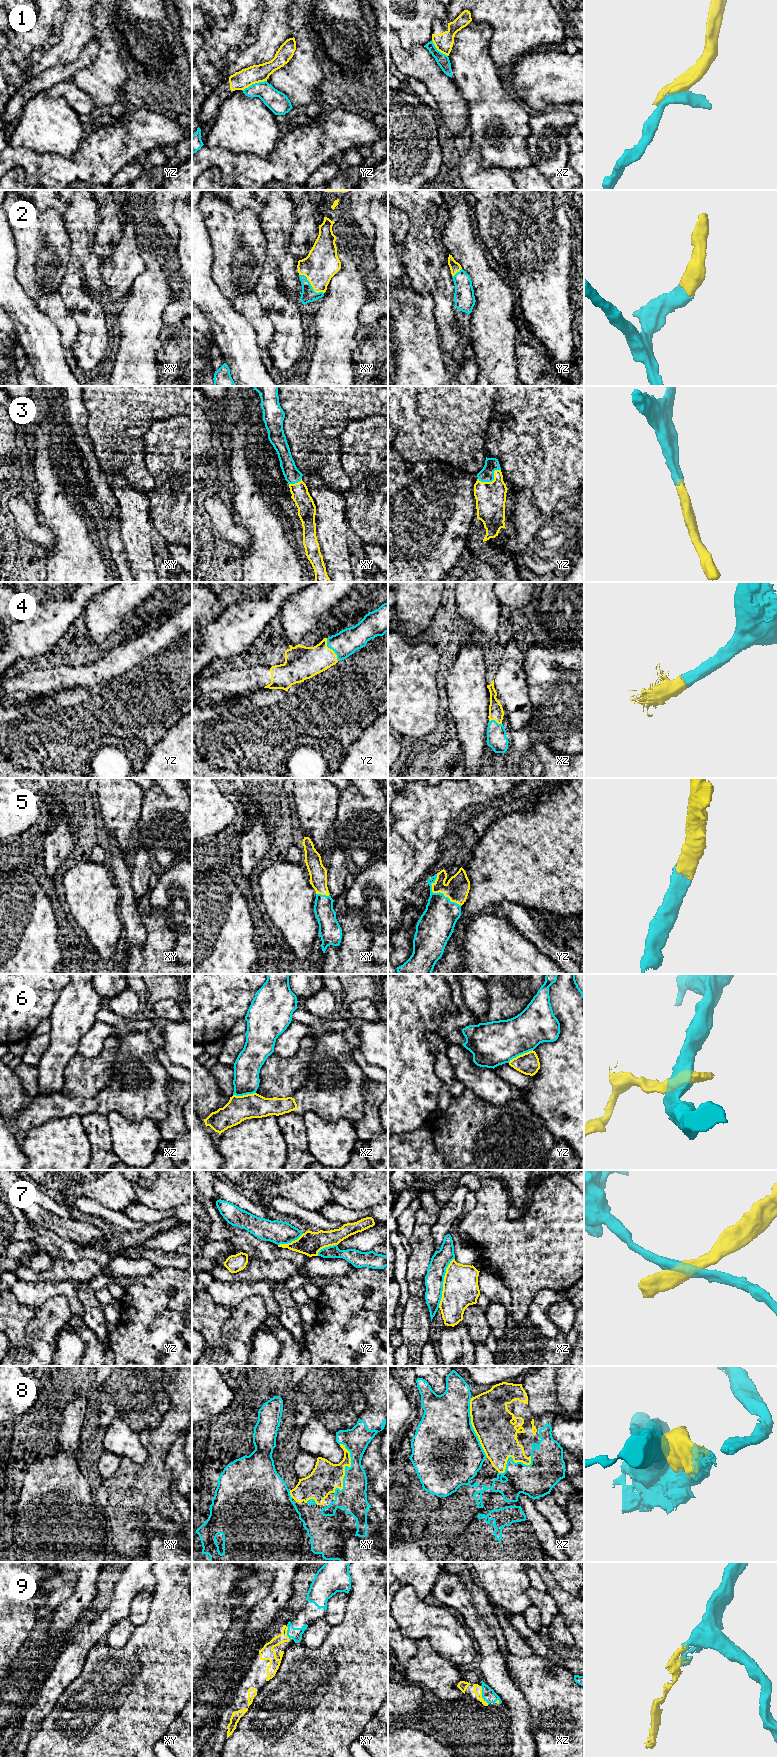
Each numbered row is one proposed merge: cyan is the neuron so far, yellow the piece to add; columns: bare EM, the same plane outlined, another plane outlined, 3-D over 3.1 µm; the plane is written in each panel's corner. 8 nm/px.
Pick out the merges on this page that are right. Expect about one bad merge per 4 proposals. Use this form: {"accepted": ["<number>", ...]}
{"accepted": ["2", "3", "4", "5", "9"]}

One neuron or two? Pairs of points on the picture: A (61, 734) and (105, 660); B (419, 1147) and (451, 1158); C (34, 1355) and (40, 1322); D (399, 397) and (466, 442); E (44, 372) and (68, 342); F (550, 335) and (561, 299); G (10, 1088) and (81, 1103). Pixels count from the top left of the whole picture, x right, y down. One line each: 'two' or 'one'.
A: two
B: two
C: one
D: one
E: two
F: one
G: two

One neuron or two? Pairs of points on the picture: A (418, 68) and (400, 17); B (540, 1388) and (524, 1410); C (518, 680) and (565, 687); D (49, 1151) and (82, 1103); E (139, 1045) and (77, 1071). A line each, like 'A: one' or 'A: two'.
A: two
B: two
C: two
D: two
E: two

